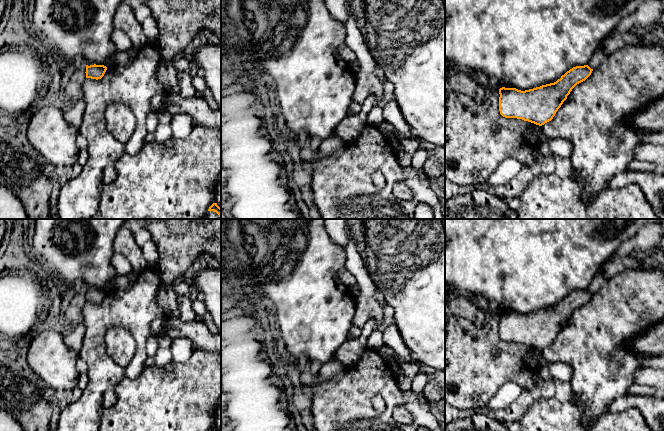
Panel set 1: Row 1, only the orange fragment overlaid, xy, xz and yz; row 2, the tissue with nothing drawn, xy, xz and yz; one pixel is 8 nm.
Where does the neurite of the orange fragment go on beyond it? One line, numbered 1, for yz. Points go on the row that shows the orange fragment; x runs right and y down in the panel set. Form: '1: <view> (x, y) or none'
1: none

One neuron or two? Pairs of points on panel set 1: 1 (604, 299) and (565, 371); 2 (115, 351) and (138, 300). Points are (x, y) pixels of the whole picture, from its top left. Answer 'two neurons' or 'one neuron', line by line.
1: two neurons
2: two neurons

